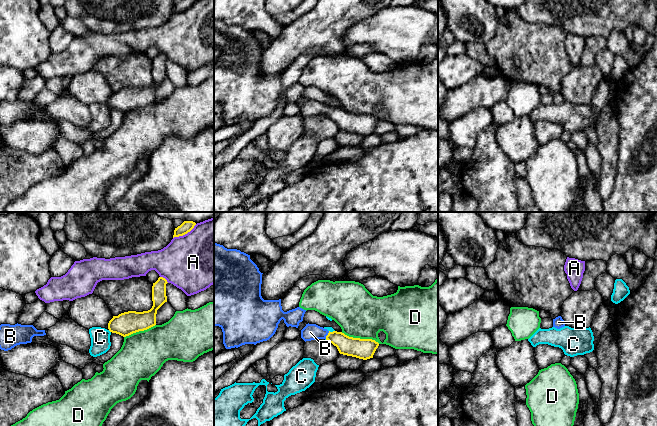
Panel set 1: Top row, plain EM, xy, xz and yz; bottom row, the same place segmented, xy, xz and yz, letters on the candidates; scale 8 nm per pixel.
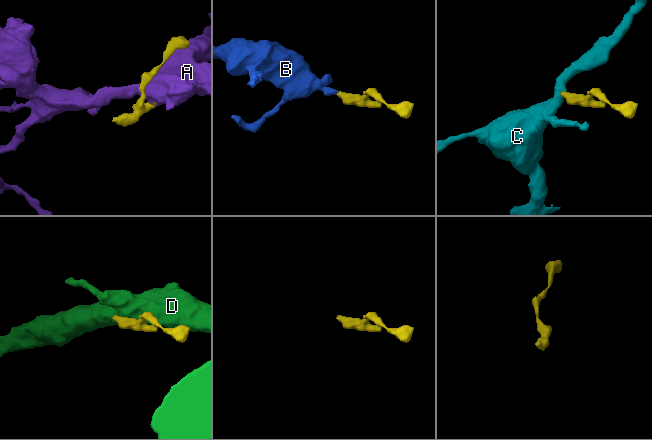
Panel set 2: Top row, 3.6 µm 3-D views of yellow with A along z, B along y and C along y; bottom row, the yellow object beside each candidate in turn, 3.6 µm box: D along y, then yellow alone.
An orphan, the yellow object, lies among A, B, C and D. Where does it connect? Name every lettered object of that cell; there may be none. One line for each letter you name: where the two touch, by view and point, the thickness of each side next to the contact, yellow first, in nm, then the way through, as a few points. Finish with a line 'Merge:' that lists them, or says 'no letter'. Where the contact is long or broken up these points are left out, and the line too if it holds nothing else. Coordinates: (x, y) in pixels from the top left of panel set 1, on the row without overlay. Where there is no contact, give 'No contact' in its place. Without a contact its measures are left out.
B: Touches yellow at xz (327, 111). Thickness 160 nm (yellow) against 130 nm. Path across: xz (355, 123), (327, 111), (310, 108)
Merge: B

